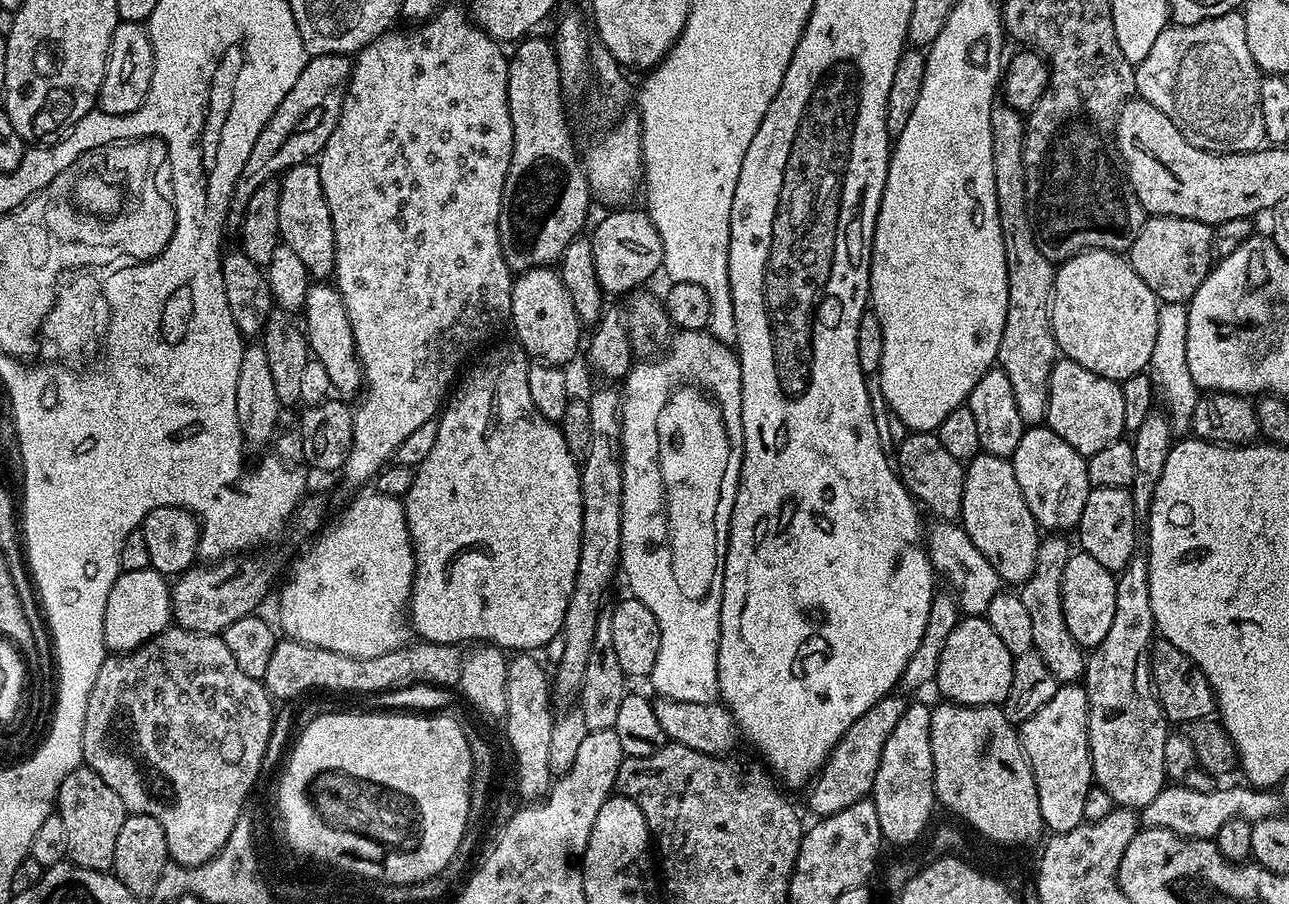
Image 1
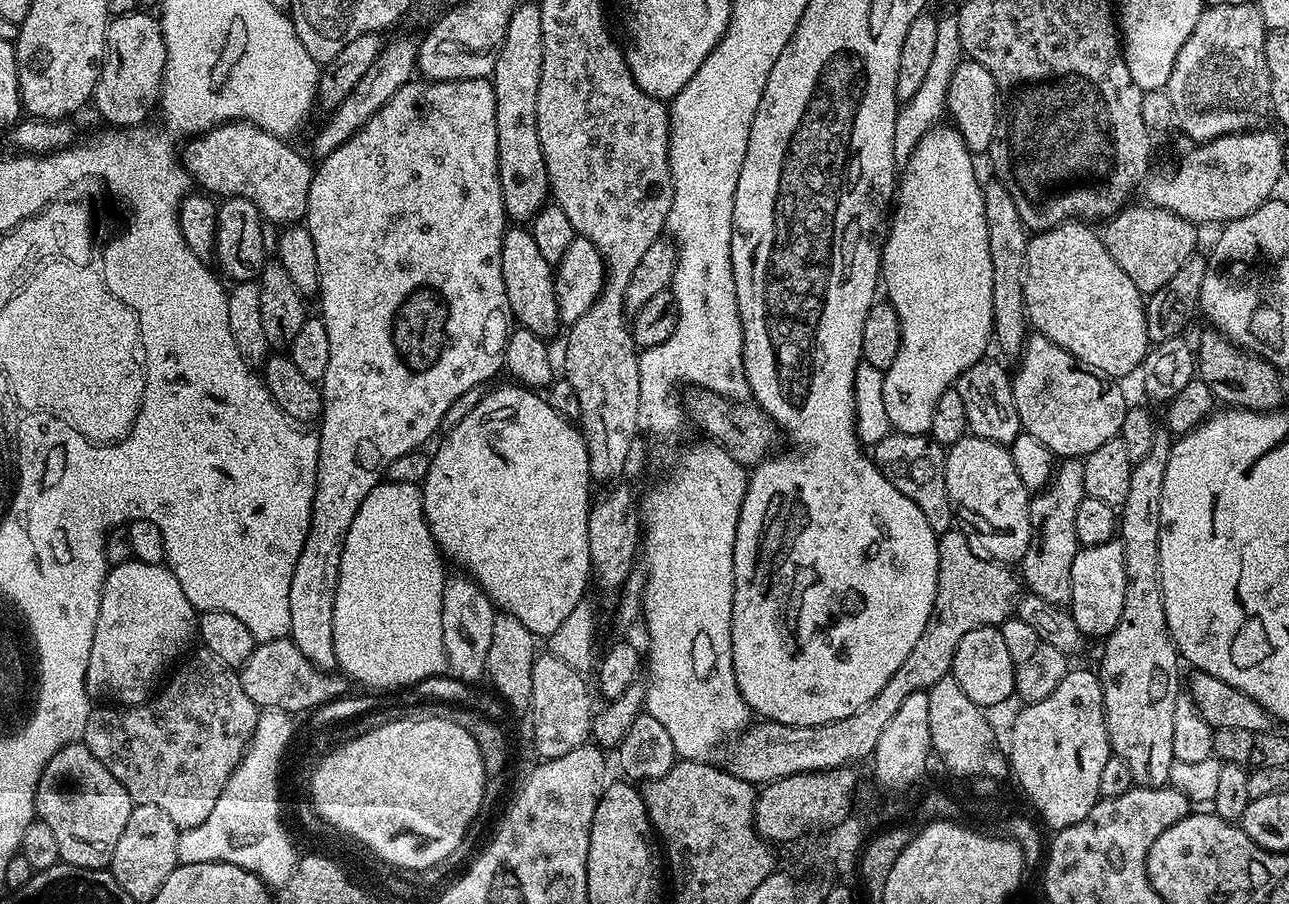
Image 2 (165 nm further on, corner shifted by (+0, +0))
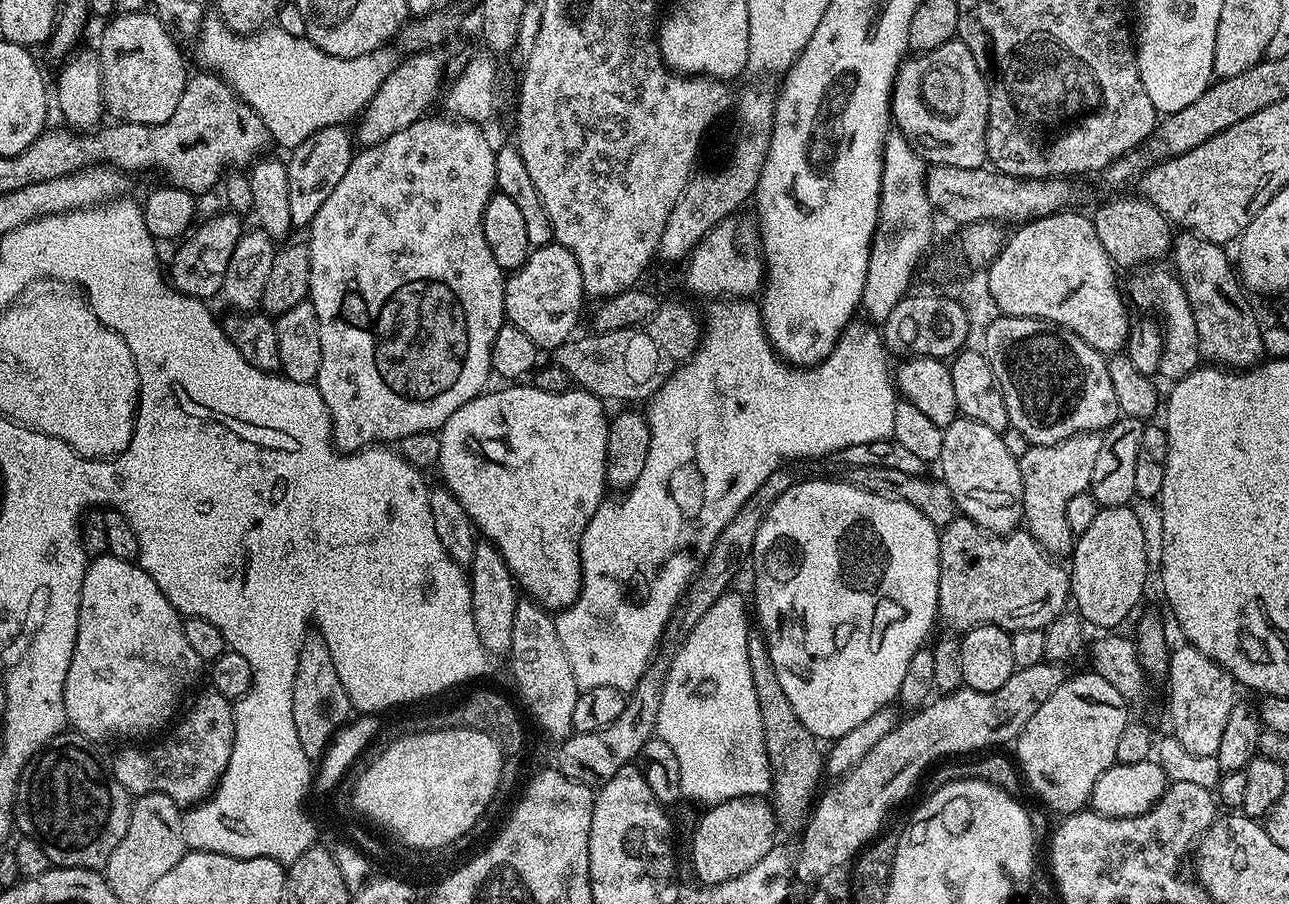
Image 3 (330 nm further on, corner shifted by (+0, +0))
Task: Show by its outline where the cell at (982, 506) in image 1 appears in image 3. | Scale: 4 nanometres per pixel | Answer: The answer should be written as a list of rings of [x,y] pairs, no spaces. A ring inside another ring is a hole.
[[[957,418],[943,425],[939,479],[950,490],[957,513],[987,532],[1011,529],[1018,520],[1016,461],[1017,457],[1008,453],[1003,437],[990,426],[982,426],[982,422]]]

